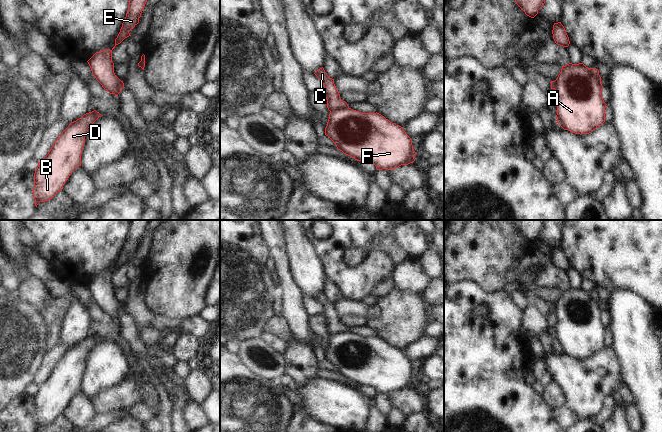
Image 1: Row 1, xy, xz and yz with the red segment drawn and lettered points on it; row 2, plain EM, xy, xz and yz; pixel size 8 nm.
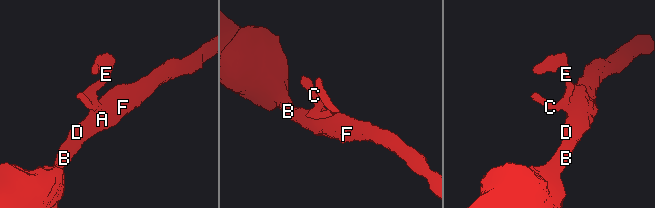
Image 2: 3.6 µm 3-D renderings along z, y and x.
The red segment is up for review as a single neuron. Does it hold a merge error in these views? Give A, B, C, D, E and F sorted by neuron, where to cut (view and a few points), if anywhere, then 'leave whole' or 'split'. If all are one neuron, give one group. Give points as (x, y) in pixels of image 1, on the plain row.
A B D F / C E; cut in xz along (347, 329), (330, 335); split

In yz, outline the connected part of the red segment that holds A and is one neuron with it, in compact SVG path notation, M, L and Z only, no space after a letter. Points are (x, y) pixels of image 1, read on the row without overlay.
M569 287L562 290L555 304L554 313L557 316L557 347L564 353L575 358L589 358L605 346L605 332L601 315L599 294L588 292L583 287Z

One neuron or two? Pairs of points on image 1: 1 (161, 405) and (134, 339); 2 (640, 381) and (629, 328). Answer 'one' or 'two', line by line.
1: one
2: one

